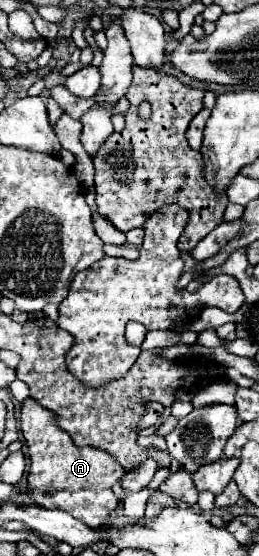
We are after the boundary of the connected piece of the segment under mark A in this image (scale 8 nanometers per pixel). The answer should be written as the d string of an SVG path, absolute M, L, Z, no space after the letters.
M27 397L21 405L21 433L29 447L31 469L27 475L29 495L35 505L49 509L63 509L75 519L83 521L87 527L99 529L107 523L109 513L117 509L119 499L112 491L117 481L125 475L121 463L111 453L95 447L77 447L69 433L65 433L57 425L57 415L49 413L43 405L37 405L31 397Z

